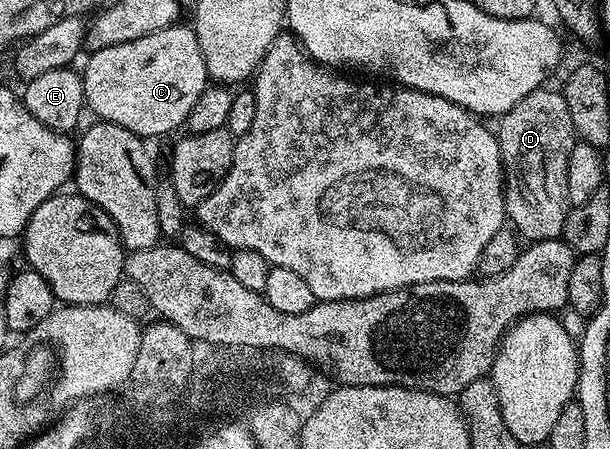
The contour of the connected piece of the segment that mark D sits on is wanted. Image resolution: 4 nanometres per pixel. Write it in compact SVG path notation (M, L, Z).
M544 86L525 94L525 98L521 98L521 102L513 106L513 110L506 112L498 124L499 152L503 155L503 202L510 227L527 242L560 239L569 211L567 202L569 154L577 143L573 118L569 118L569 106L565 106L562 91L555 89L554 92L550 86Z

